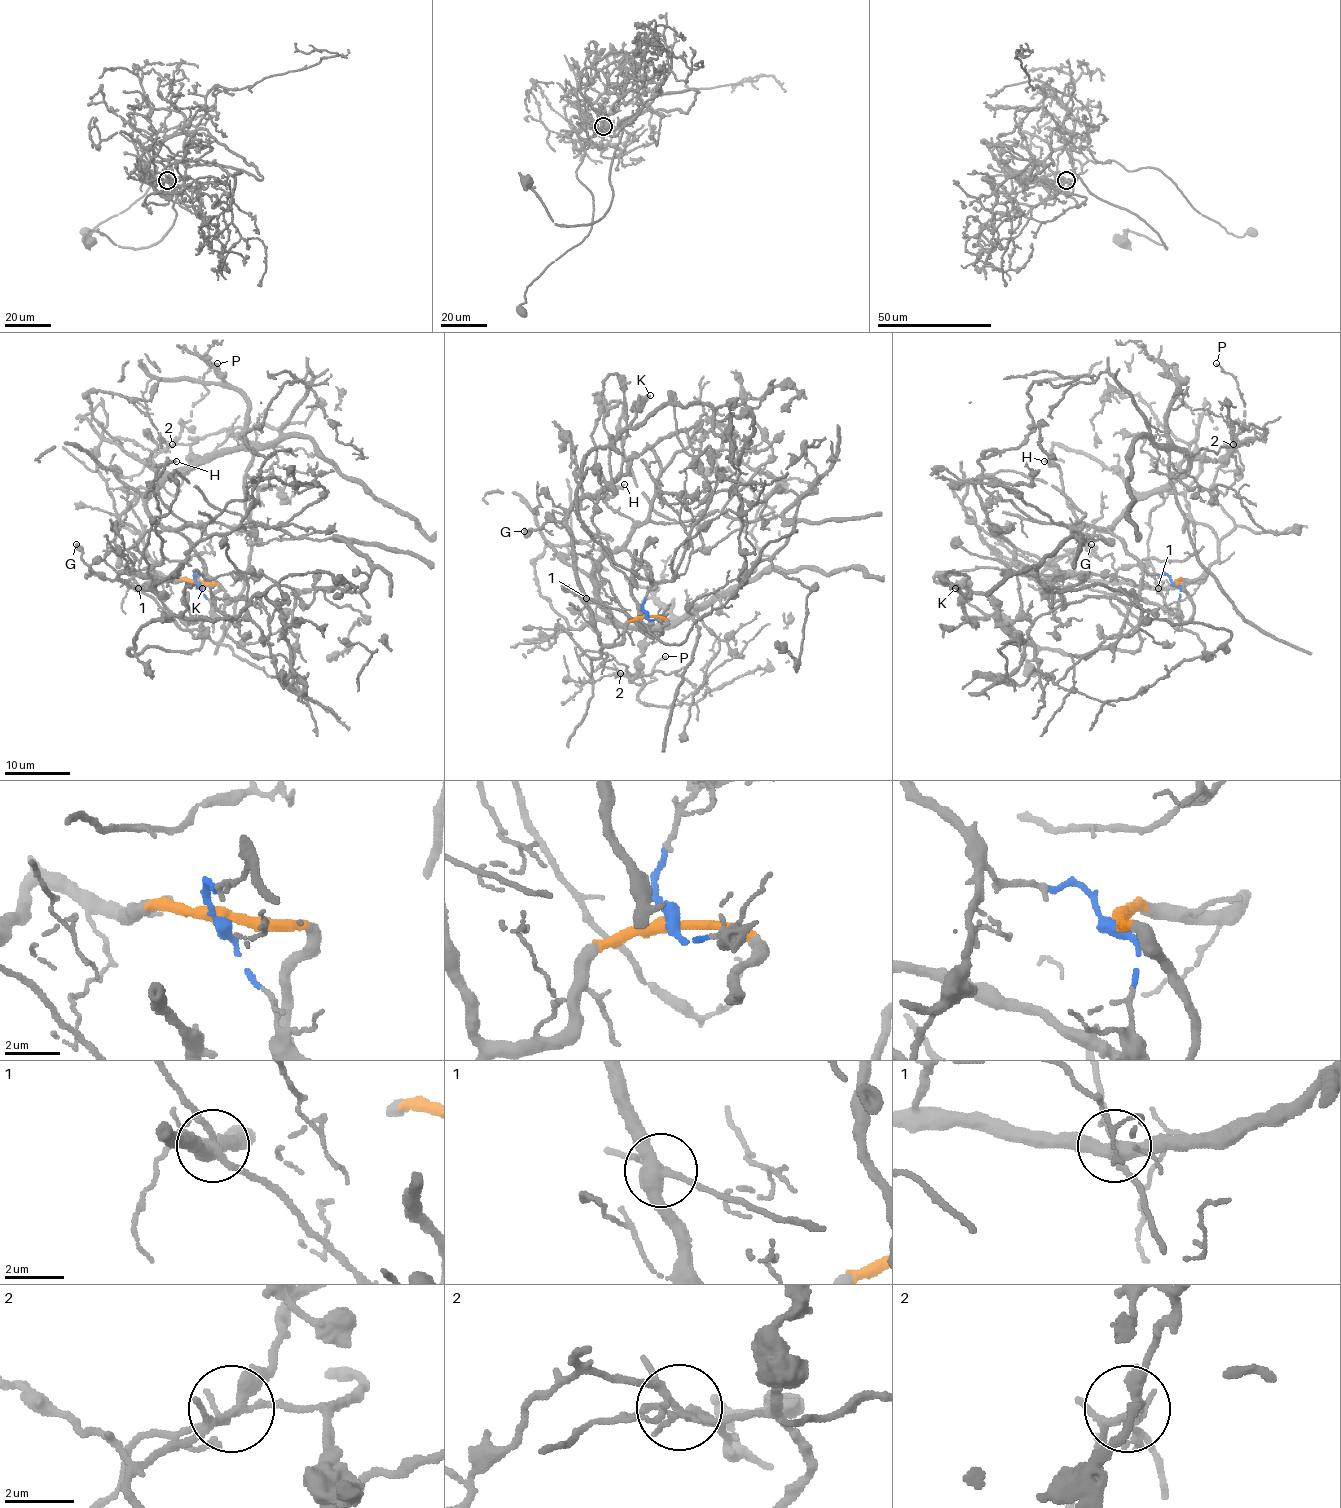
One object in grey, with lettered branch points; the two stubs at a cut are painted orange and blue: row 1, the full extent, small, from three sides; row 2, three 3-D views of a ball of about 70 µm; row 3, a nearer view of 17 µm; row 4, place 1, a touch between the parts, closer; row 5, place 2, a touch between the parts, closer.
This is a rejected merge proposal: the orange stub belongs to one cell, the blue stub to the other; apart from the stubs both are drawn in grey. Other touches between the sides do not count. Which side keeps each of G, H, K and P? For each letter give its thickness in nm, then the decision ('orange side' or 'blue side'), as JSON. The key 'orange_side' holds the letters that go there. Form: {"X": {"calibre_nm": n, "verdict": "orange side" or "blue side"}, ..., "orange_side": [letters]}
{"G": {"calibre_nm": 550, "verdict": "orange side"}, "H": {"calibre_nm": 200, "verdict": "blue side"}, "K": {"calibre_nm": 400, "verdict": "orange side"}, "P": {"calibre_nm": 240, "verdict": "orange side"}, "orange_side": ["G", "K", "P"]}

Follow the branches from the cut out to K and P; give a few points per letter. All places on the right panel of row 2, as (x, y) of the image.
K: (1175, 583), (1193, 606), (1189, 619), (1111, 596), (1139, 648), (1085, 655), (1035, 646), (955, 588)
P: (1175, 583), (1201, 580), (1233, 528), (1211, 488), (1243, 422), (1245, 402), (1237, 381), (1215, 363)

